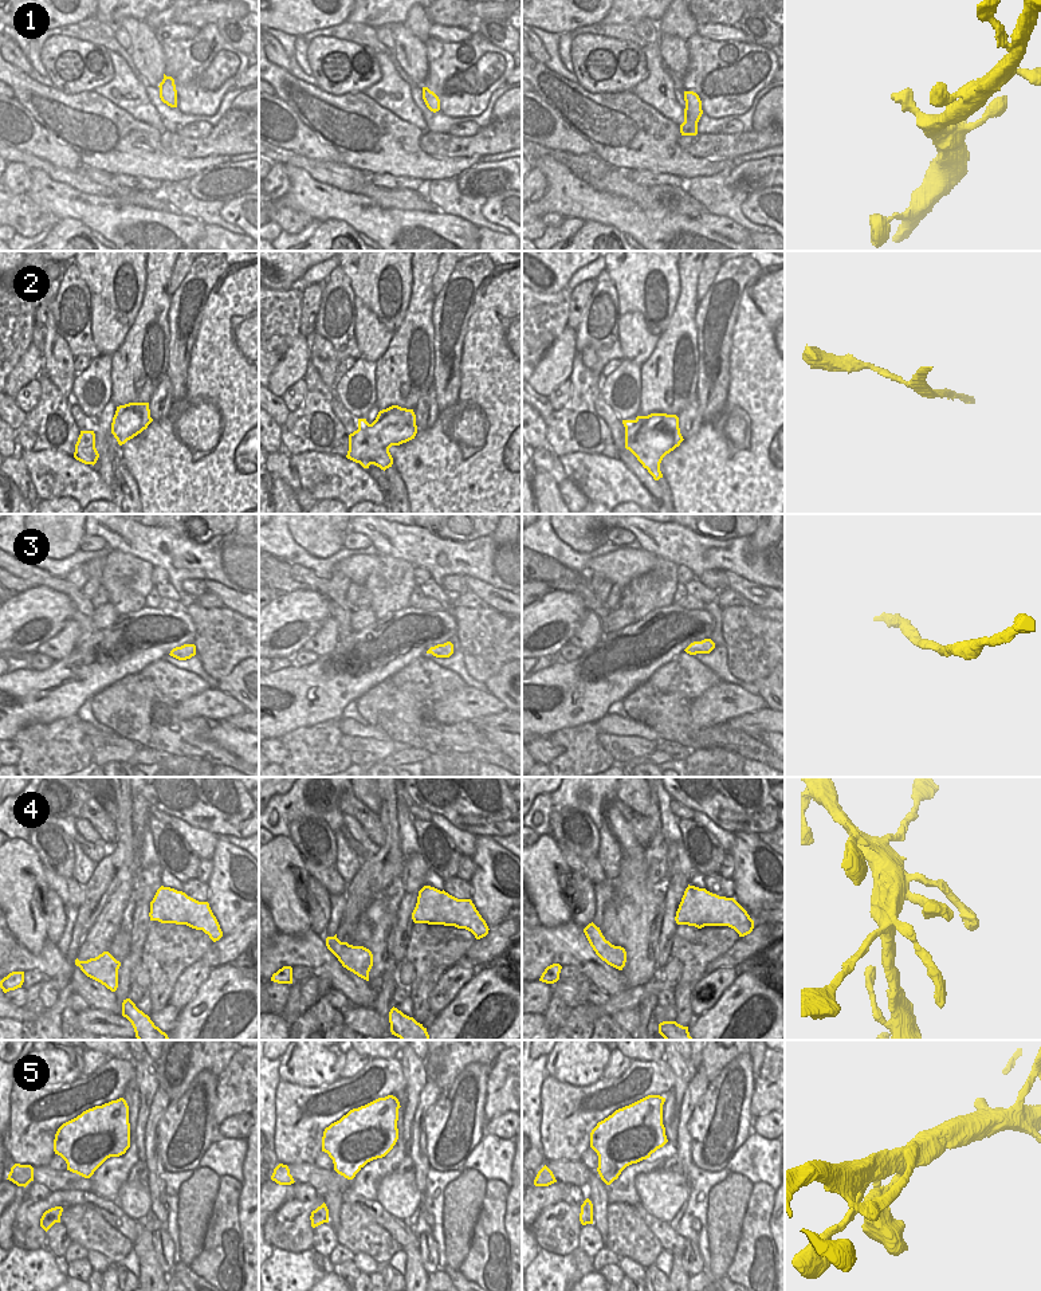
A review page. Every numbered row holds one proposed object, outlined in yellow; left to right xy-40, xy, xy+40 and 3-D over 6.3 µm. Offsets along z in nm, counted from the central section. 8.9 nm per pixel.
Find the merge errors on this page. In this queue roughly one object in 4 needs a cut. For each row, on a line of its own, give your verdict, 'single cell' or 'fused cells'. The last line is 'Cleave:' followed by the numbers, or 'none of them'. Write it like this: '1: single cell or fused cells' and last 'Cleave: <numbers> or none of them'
1: single cell
2: single cell
3: single cell
4: single cell
5: single cell
Cleave: none of them

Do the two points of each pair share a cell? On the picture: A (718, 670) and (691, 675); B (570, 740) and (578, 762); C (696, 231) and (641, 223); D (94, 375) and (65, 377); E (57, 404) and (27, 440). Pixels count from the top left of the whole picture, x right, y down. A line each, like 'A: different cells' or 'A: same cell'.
A: different cells
B: same cell
C: same cell
D: different cells
E: same cell

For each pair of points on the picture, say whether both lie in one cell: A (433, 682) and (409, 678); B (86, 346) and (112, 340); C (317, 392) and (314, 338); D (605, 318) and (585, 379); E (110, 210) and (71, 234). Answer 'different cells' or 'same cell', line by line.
A: same cell
B: different cells
C: different cells
D: same cell
E: different cells

